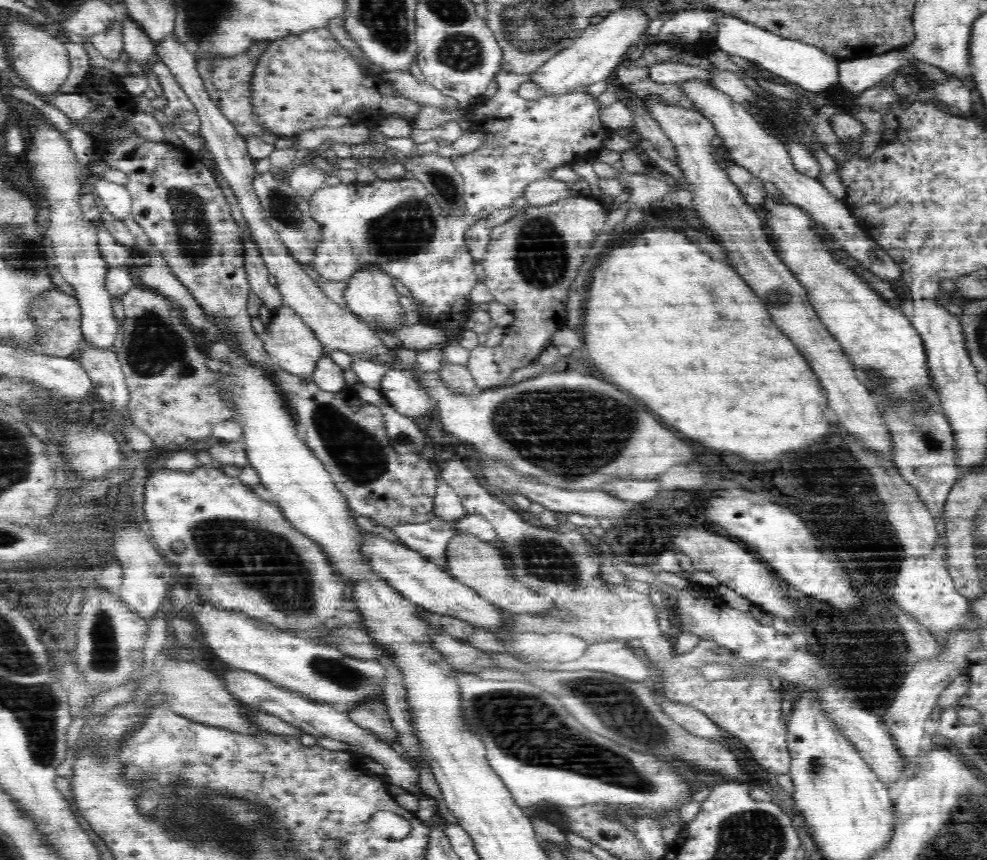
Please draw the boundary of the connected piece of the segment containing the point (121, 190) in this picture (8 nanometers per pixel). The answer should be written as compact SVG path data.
M101 178L96 182L94 192L118 221L125 220L128 212L131 211L131 196L125 185Z

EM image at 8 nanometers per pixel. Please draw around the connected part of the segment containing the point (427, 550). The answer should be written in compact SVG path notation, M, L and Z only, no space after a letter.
M435 516L424 525L398 525L393 532L402 544L419 552L442 569L447 568L447 544L450 542L450 530L453 522L441 516Z

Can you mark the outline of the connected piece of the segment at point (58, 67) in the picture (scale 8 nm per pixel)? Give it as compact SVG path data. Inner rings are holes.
M10 19L5 27L7 32L9 44L12 46L12 50L9 51L10 61L14 70L27 82L32 88L35 88L37 92L56 92L64 84L69 71L69 58L68 51L64 45L64 39L58 37L52 37L48 31L39 29L34 24L34 19L28 22L17 21L16 19Z

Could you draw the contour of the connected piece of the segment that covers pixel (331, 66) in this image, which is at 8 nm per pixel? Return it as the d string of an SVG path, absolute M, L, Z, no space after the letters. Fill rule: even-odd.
M326 25L304 28L272 40L254 69L253 97L261 121L278 137L297 137L303 130L361 121L373 128L380 118L389 115L412 122L422 106L394 93L375 74L362 73Z

